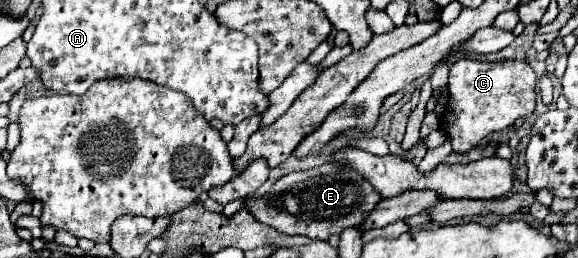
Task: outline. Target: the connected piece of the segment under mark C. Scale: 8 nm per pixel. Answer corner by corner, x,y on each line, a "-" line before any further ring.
460,57
448,77
450,99
442,115
442,129
452,139
456,153
466,153
478,147
490,133
502,131
518,117
530,117
536,107
536,75
526,61
474,61

